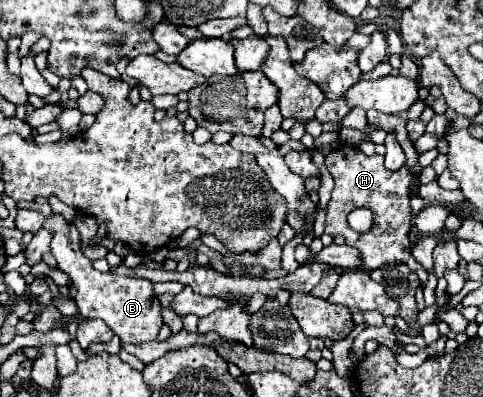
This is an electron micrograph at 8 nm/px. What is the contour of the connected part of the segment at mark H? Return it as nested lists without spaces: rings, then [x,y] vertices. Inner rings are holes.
[[[344,144],[340,150],[334,150],[326,156],[326,168],[330,176],[334,178],[334,190],[332,198],[326,208],[326,228],[324,232],[330,236],[342,234],[346,238],[348,246],[354,246],[362,254],[362,268],[374,270],[384,264],[396,264],[404,262],[414,270],[420,279],[420,284],[426,286],[428,271],[420,265],[410,254],[410,228],[412,228],[412,208],[410,208],[410,182],[414,180],[412,174],[408,174],[406,168],[400,168],[398,172],[390,172],[384,168],[382,156],[366,156],[356,146]],[[354,208],[368,208],[374,214],[374,226],[370,232],[356,232],[348,226],[348,214]]]

